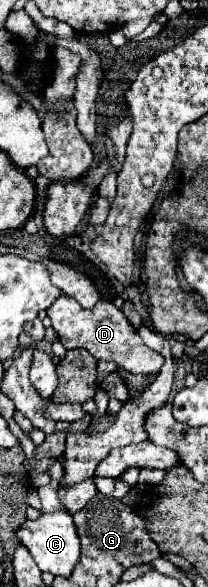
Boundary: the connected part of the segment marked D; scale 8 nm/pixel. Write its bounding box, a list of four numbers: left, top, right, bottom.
[47,295,163,375]

